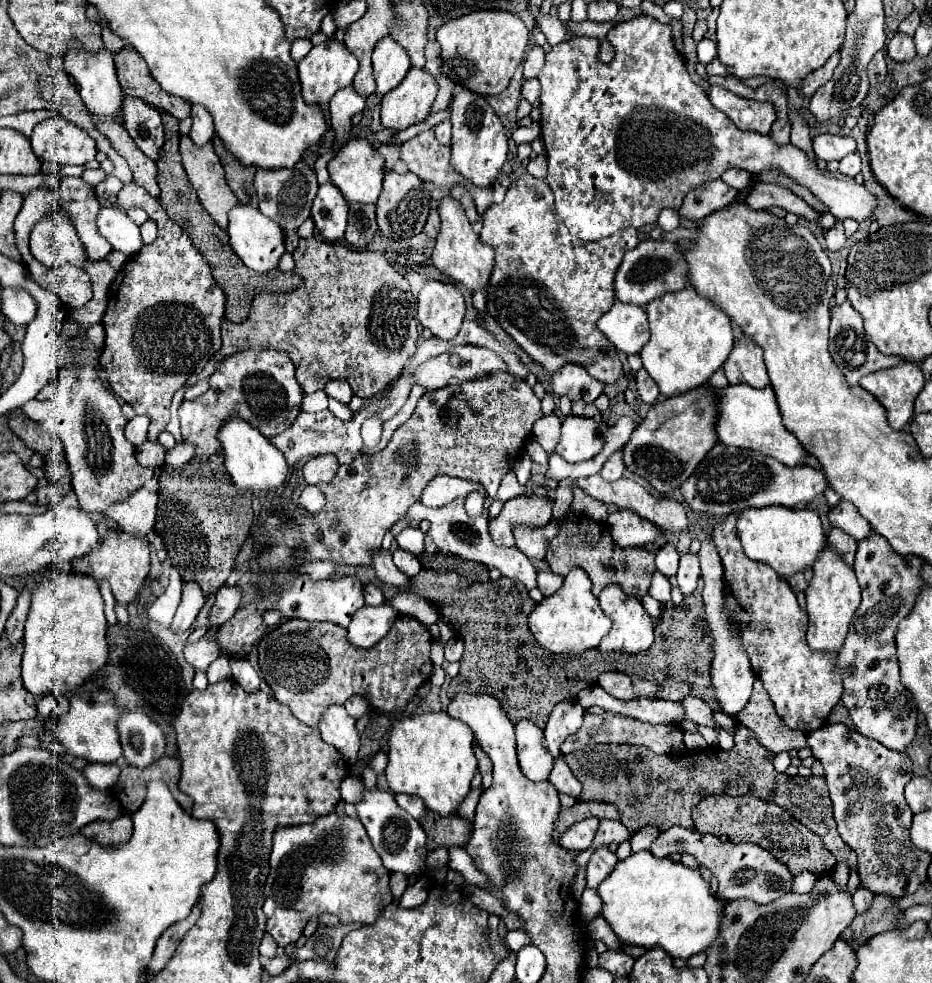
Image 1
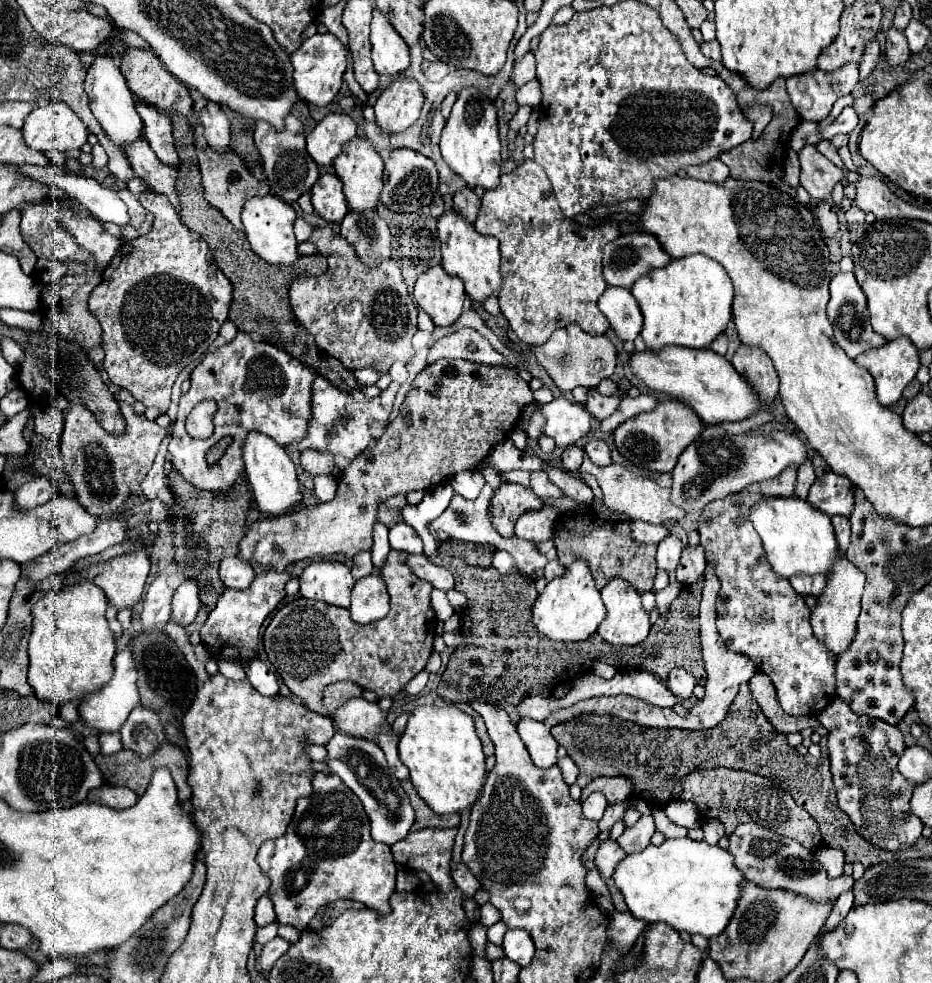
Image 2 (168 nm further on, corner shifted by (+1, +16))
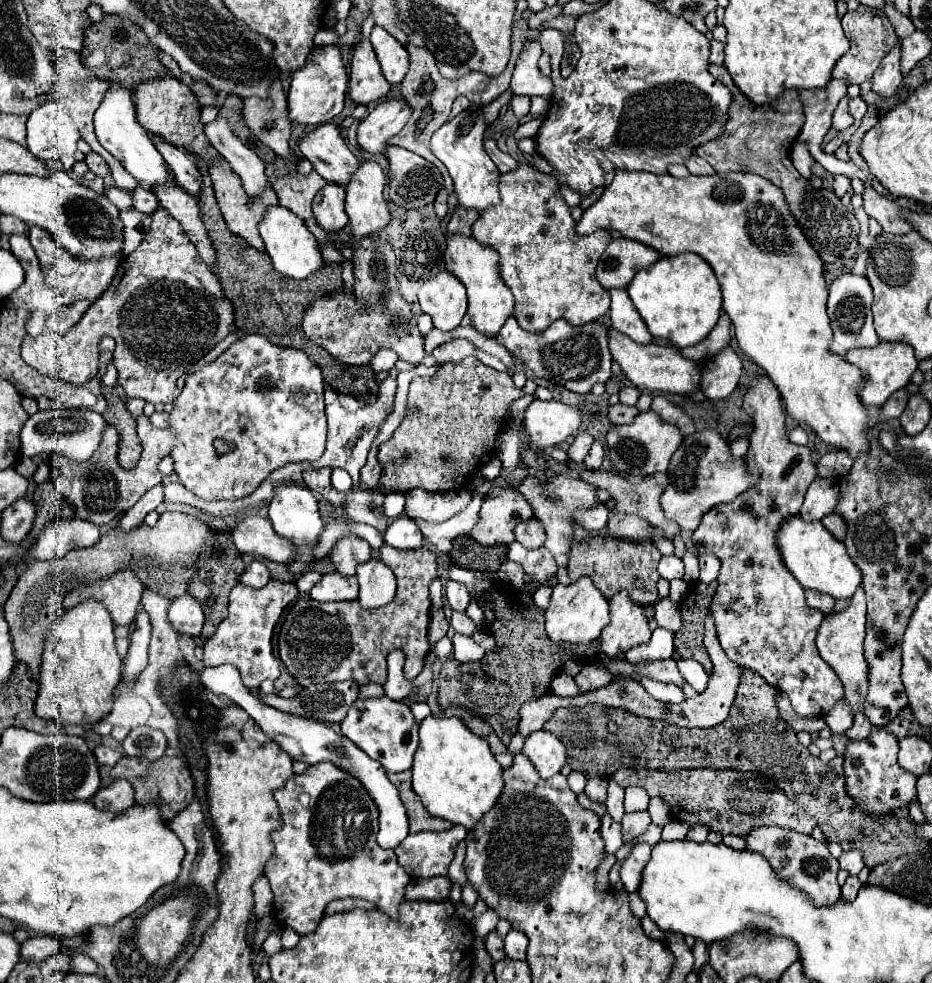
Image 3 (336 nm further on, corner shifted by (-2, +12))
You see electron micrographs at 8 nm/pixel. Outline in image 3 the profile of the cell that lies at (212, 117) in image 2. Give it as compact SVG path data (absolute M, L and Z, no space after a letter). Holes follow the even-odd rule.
M215 118L205 126L205 134L215 150L229 162L233 172L241 178L243 188L249 196L259 196L267 184L265 166L261 158L245 146L229 128L225 118Z

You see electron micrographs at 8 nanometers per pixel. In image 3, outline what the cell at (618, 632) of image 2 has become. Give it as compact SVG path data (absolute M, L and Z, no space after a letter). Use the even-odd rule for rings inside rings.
M627 592L615 594L611 600L611 624L601 632L601 652L617 656L637 644L647 644L651 630L643 608L629 598Z

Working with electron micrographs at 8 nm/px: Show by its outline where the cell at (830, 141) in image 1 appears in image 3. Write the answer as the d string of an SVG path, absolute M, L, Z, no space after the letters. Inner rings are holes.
M859 96L849 100L849 114L853 116L853 120L855 120L855 122L859 122L859 120L863 118L865 110L867 110L867 104L865 104L865 102L863 102Z

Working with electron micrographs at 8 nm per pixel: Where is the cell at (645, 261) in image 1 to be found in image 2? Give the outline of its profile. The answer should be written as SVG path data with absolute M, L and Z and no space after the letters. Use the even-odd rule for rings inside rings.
M644 232L618 236L602 254L604 280L610 286L630 288L642 274L662 268L670 262L660 242Z

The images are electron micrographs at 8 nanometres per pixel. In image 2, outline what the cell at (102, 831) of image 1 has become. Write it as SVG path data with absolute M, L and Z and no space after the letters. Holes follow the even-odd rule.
M102 784L100 788L90 790L88 794L88 802L98 802L116 810L124 810L134 806L138 800L138 796L126 788L126 786L112 786L112 784Z

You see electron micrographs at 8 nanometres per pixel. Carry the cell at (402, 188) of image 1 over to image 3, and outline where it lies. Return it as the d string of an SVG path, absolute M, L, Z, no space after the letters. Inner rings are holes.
M389 146L385 156L389 160L391 202L407 210L433 204L437 190L443 188L443 176L437 166L399 146Z

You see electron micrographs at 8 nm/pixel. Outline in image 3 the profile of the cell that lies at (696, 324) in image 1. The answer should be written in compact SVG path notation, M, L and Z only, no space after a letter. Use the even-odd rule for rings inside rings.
M691 252L679 256L663 256L649 268L639 270L627 292L649 332L655 338L669 340L677 348L695 346L705 340L707 334L715 328L723 310L721 286L713 268L709 268L701 256Z

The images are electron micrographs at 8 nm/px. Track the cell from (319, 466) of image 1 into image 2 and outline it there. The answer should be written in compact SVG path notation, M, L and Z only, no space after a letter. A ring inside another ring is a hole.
M306 450L300 456L300 464L302 464L304 472L308 472L312 478L316 478L316 476L322 476L322 474L332 474L334 456L322 454L322 452L314 452L314 450Z

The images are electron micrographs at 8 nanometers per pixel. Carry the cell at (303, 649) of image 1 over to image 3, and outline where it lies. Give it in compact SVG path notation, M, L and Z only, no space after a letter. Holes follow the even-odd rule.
M389 544L381 546L381 560L395 570L397 578L397 594L391 604L377 610L365 610L353 602L315 602L311 598L297 600L285 614L285 620L279 630L279 658L283 660L289 674L297 680L299 686L319 684L319 682L337 682L337 680L355 680L357 684L385 684L387 680L387 656L393 650L405 652L405 668L403 674L407 680L415 680L423 670L423 660L429 654L427 630L431 620L431 600L429 600L429 584L437 578L437 562L435 554L427 548L417 550L397 550Z

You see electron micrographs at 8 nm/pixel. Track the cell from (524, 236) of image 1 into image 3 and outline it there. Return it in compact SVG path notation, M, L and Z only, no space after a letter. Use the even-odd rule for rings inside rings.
M521 164L517 170L503 174L499 180L499 194L501 204L481 212L473 224L473 238L481 244L493 246L499 252L501 278L515 296L513 316L519 326L527 332L543 332L543 328L549 328L559 318L565 318L575 326L583 326L595 322L599 316L605 316L609 312L609 292L597 282L595 270L603 250L611 242L611 234L607 230L584 236L577 234L575 220L561 196L557 180L529 164Z

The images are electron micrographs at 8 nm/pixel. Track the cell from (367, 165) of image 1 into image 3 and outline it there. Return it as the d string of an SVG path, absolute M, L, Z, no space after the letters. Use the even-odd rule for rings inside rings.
M363 160L347 184L345 198L345 212L349 216L351 234L355 238L375 234L389 222L383 188L383 168L373 160Z

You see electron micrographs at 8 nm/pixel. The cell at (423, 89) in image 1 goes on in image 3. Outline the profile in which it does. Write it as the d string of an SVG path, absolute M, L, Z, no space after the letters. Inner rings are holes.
M387 98L379 102L373 112L359 124L357 142L371 154L385 152L387 140L403 130L411 114L413 112L403 98Z

